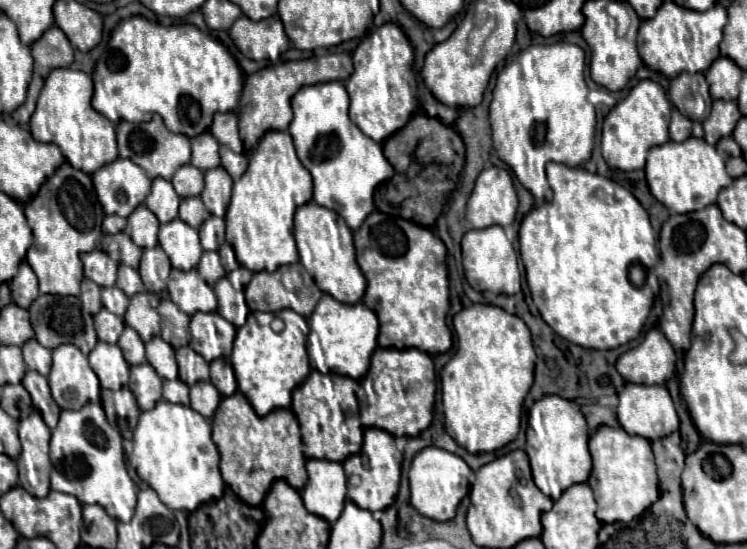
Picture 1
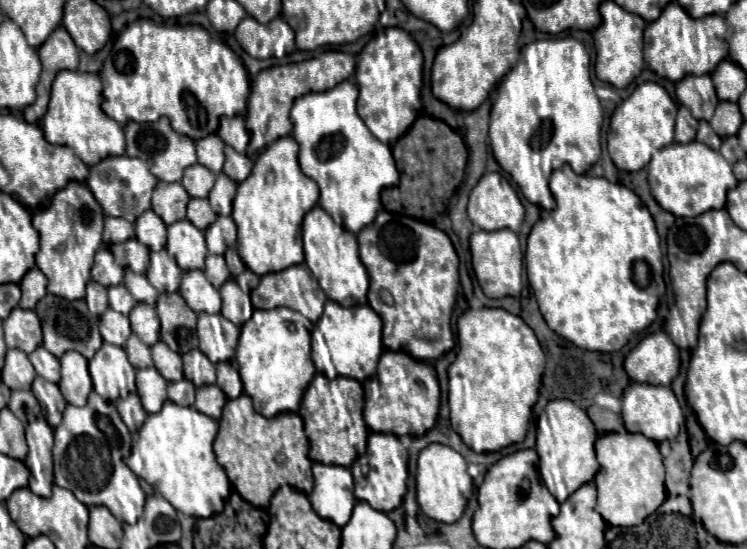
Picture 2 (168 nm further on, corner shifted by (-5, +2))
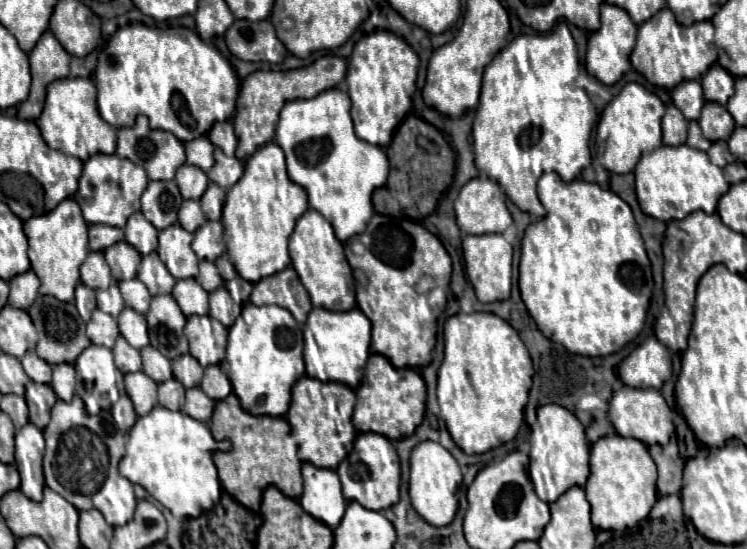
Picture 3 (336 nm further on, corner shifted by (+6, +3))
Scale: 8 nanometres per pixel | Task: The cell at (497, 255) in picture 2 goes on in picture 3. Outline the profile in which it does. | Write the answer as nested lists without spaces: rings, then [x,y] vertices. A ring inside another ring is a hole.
[[[481,234],[481,236],[465,236],[463,238],[463,258],[467,276],[475,288],[475,294],[481,302],[507,300],[511,294],[511,256],[513,248],[503,238],[503,234]]]

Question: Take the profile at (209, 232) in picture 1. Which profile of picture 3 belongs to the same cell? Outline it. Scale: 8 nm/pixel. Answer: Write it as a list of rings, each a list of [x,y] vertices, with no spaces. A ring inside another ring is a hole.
[[[207,220],[193,240],[193,250],[199,260],[215,260],[225,252],[223,244],[223,224],[219,220]]]

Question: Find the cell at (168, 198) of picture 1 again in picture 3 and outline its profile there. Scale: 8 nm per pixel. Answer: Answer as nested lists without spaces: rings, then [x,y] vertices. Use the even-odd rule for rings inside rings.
[[[149,182],[145,194],[141,196],[141,212],[157,230],[163,230],[177,222],[181,202],[183,198],[175,182]]]

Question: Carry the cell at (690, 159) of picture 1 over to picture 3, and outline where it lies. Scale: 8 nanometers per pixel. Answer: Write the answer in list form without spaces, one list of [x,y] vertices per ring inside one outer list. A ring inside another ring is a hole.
[[[687,144],[681,146],[661,146],[653,152],[641,156],[635,166],[635,186],[641,210],[657,220],[683,220],[689,212],[705,210],[715,212],[717,200],[729,190],[723,170],[709,162],[709,156]]]

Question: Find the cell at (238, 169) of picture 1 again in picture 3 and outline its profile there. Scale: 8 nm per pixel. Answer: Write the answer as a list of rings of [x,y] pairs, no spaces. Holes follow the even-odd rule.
[[[215,148],[215,164],[207,176],[221,188],[231,188],[243,176],[243,162],[235,156],[225,156],[221,148]]]

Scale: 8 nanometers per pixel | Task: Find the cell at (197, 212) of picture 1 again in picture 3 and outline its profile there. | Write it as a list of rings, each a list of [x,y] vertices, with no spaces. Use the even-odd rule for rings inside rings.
[[[185,200],[181,204],[181,212],[179,212],[179,224],[187,230],[187,232],[195,232],[201,224],[205,224],[205,214],[201,212],[201,206],[197,200]]]

